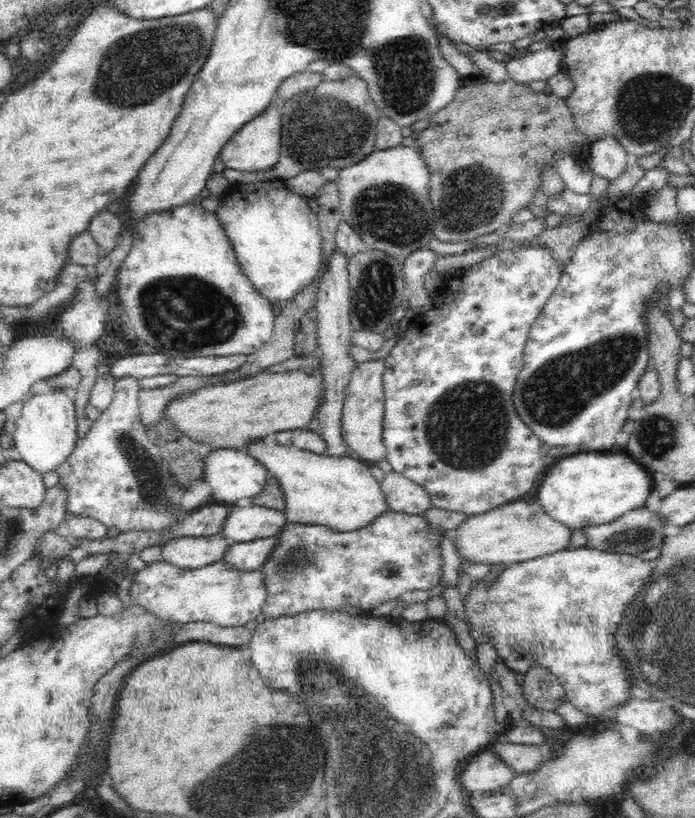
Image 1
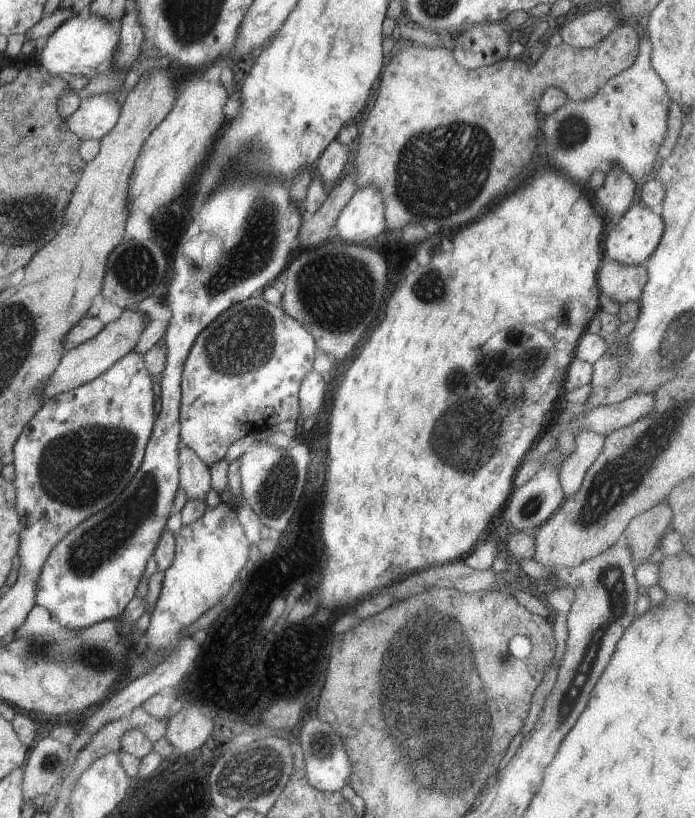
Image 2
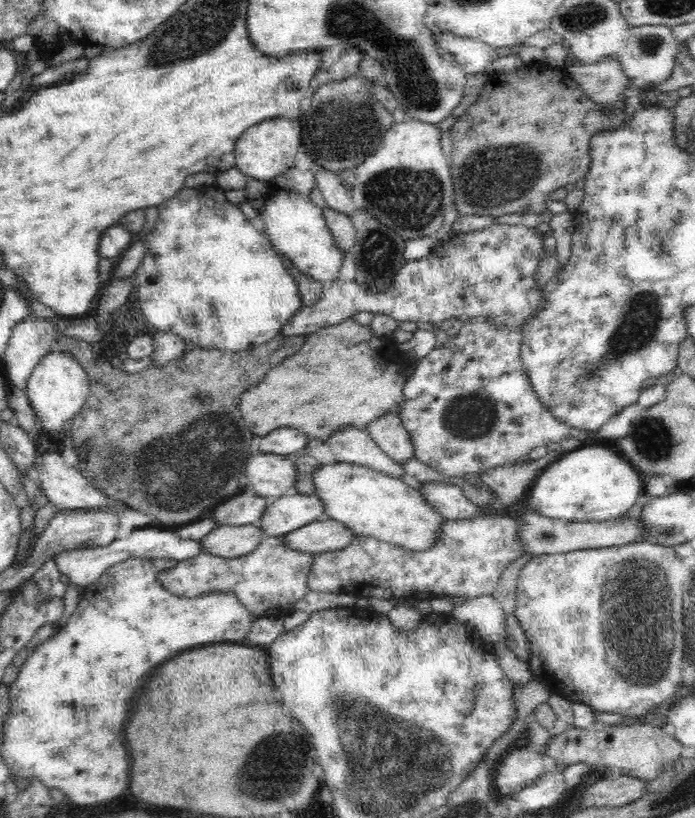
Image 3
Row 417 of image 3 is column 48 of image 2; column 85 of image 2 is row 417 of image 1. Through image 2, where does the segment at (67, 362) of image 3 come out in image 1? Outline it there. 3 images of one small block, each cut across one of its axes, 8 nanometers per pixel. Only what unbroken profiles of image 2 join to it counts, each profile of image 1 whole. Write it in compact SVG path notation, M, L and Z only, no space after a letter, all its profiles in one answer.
M51 388L45 394L34 394L24 401L21 416L15 421L13 439L16 450L21 455L21 460L30 465L32 469L40 472L43 476L45 472L58 468L75 449L77 444L77 414L75 411L75 401L69 398L64 389Z

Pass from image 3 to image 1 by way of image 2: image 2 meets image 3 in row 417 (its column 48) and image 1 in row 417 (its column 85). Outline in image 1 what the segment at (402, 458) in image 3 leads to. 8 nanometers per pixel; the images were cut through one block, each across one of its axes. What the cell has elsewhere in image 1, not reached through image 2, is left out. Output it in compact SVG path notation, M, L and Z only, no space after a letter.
M384 359L358 363L351 372L349 383L345 386L345 400L342 408L342 435L350 449L350 455L358 460L378 462L386 459L386 447L382 439L382 422L384 420Z

